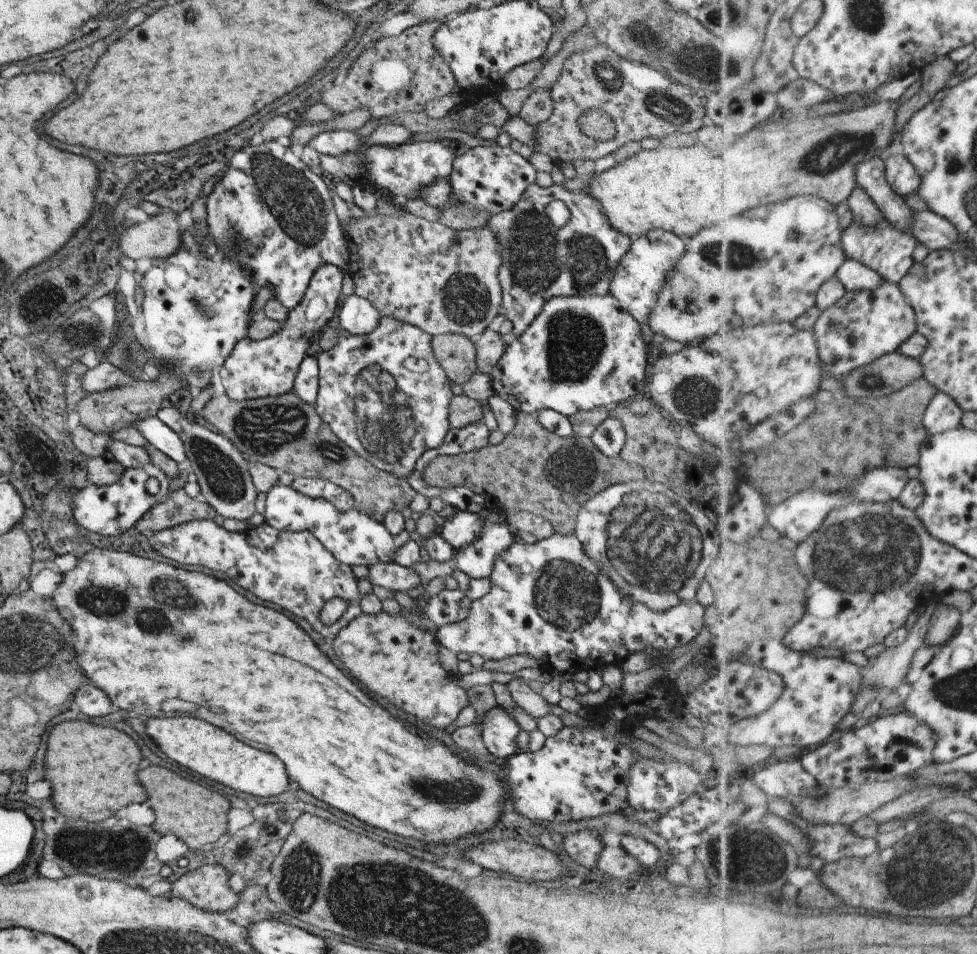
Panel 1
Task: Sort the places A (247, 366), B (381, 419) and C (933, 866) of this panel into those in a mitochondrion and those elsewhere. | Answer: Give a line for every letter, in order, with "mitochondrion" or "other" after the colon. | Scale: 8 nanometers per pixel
A: other
B: mitochondrion
C: mitochondrion

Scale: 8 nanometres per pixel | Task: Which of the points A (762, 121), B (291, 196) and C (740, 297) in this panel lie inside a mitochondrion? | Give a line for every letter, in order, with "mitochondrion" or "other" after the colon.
A: other
B: mitochondrion
C: other

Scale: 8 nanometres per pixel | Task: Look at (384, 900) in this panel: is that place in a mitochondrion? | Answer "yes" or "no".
yes

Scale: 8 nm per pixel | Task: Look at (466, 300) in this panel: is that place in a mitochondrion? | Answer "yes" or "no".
yes

